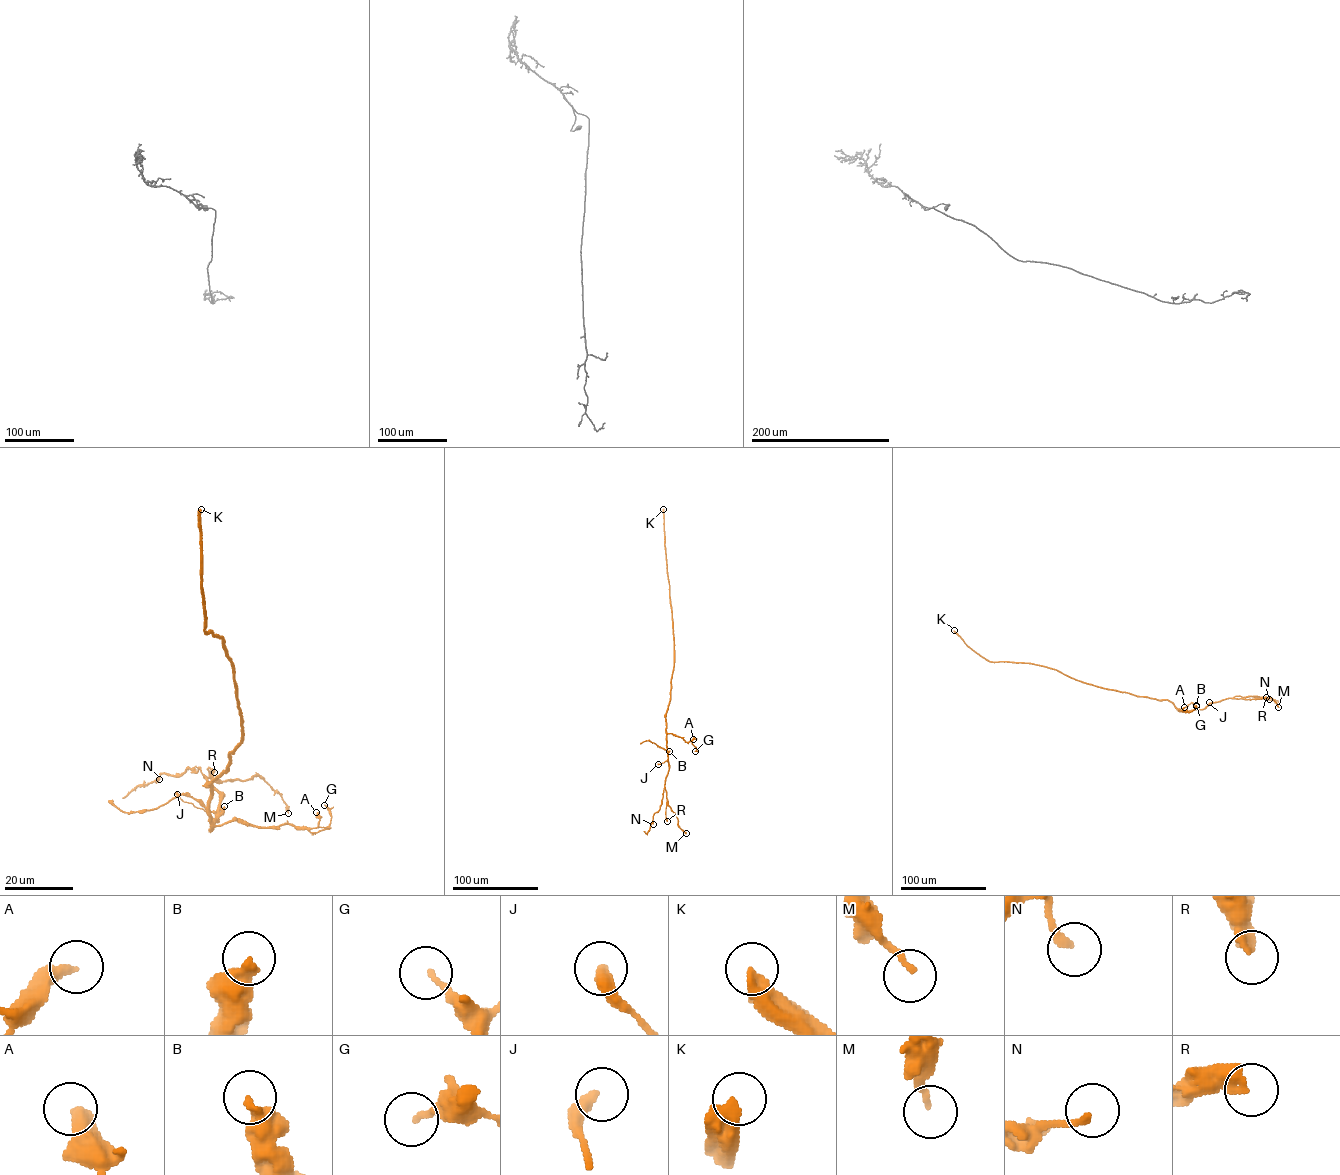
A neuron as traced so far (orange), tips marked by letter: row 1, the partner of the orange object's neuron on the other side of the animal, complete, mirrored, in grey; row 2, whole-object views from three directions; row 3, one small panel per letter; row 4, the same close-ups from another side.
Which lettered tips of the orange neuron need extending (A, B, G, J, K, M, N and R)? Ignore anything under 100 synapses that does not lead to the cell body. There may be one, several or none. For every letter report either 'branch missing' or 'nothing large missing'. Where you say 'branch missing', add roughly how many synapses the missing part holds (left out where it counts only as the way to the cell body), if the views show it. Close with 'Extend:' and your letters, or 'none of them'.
A: nothing large missing
B: nothing large missing
G: nothing large missing
J: nothing large missing
K: branch missing; 1500 synapses
M: nothing large missing
N: nothing large missing
R: nothing large missing
Extend: K

